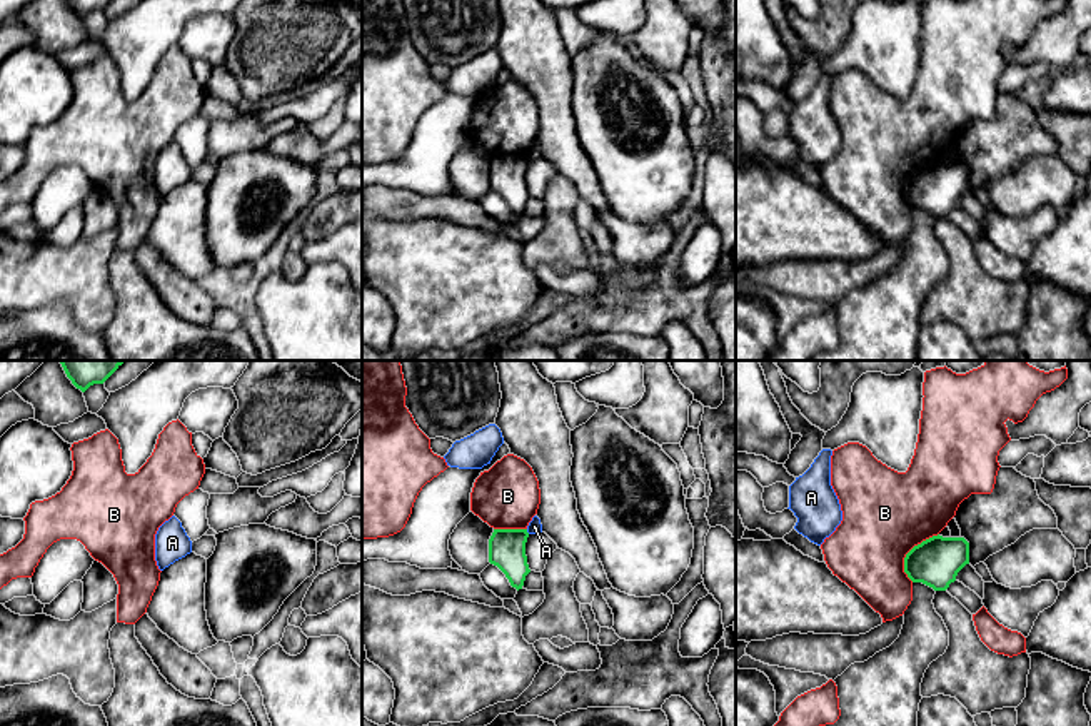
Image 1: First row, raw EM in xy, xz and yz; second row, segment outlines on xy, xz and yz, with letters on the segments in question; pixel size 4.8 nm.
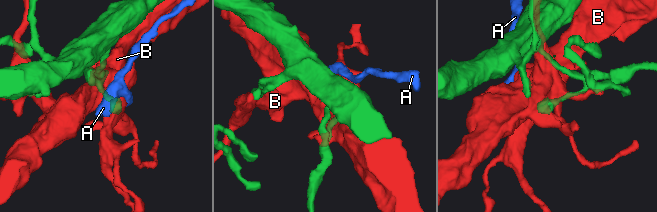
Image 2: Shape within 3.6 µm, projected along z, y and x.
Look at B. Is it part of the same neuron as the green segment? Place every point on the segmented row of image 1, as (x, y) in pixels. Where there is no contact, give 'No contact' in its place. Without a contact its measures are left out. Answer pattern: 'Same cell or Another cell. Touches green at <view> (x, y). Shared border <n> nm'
Another cell. Touches green at yz (908, 553). Shared border 280 nm

